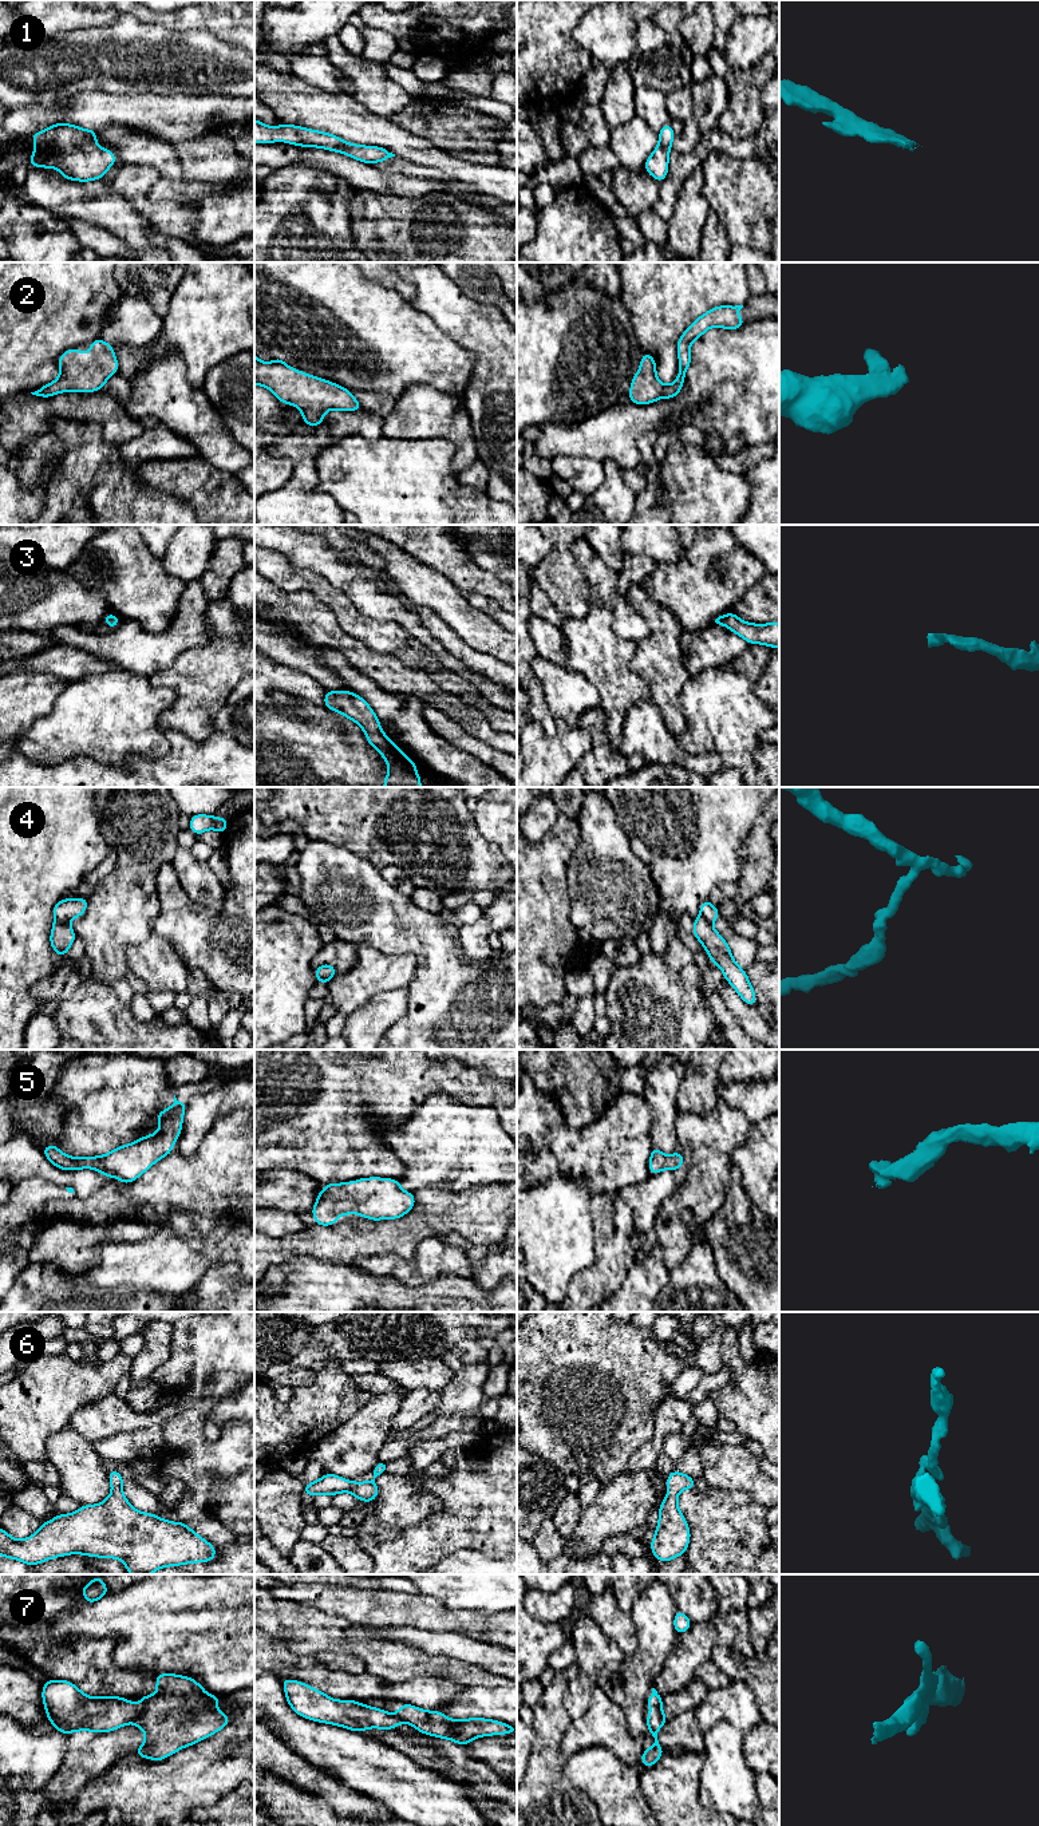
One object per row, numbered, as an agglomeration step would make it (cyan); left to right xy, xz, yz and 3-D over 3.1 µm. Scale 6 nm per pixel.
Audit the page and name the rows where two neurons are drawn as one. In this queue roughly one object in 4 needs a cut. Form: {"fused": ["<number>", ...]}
{"fused": ["4", "7"]}

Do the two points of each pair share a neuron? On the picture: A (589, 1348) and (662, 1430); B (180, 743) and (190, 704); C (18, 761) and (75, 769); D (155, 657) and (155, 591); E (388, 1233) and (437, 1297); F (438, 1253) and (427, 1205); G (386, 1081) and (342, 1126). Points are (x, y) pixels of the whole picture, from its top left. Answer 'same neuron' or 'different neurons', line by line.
A: different neurons
B: different neurons
C: same neuron
D: different neurons
E: different neurons
F: different neurons
G: same neuron

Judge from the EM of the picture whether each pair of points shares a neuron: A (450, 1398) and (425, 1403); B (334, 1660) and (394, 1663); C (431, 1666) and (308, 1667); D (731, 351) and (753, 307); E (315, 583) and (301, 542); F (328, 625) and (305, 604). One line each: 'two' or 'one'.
A: two
B: two
C: one
D: two
E: two
F: one

